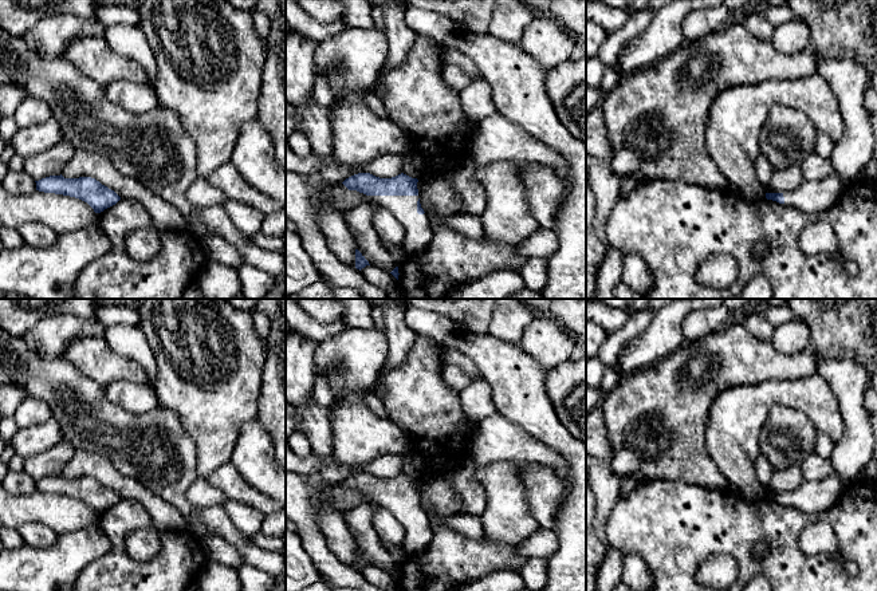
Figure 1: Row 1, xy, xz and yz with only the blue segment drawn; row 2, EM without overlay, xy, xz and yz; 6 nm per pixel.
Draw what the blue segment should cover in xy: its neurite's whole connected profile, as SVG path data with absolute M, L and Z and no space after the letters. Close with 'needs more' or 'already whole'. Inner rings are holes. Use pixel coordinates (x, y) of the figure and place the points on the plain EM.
M50 476L36 482L36 490L79 499L87 503L95 513L115 505L121 497L107 486L91 477L64 478Z; already whole

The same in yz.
M831 472L821 481L806 481L793 492L766 493L767 500L817 515L835 504L843 490L842 480Z; needs more

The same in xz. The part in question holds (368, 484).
M358 473L346 478L342 484L349 490L370 496L371 503L393 513L405 528L405 539L401 547L410 555L422 552L433 537L429 516L420 504L417 482L417 478L404 473L392 478Z; needs more

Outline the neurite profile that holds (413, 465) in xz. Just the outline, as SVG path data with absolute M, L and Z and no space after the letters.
M409 450L402 454L402 473L412 478L421 478L426 476L429 466L425 460L416 452Z

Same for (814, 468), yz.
M815 452L809 454L803 460L801 466L802 466L803 480L806 481L821 481L833 472L830 461L822 458Z

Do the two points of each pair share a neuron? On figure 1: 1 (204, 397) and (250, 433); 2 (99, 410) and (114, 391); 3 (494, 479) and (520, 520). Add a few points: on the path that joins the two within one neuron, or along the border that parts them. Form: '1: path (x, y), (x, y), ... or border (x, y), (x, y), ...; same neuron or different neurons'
1: border (255, 418), (242, 426), (234, 452), (229, 456); different neurons
2: border (103, 387), (103, 393), (110, 401), (136, 414); different neurons
3: path (503, 489), (510, 509); same neuron

